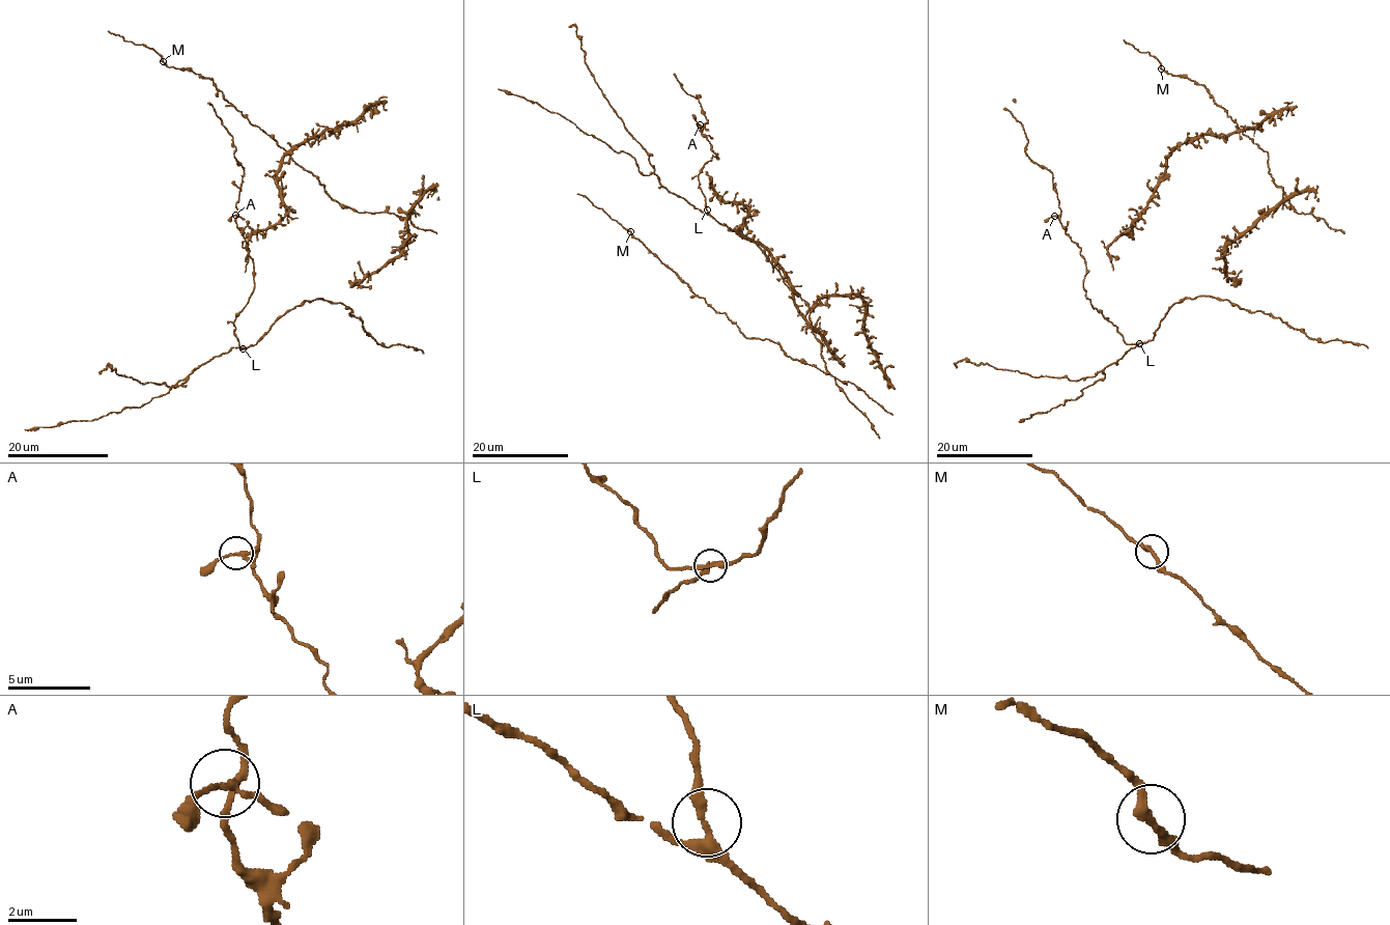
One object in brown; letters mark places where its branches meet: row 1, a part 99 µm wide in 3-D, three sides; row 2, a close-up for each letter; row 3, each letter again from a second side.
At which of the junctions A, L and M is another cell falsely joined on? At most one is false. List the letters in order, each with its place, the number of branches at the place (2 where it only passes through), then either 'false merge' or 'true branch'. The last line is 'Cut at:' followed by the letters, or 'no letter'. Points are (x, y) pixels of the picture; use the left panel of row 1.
A: at (235, 215); 3 branches meet; true branch
L: at (243, 348); 3 branches meet; true branch
M: at (163, 61); 2 branches meet; true branch
Cut at: no letter

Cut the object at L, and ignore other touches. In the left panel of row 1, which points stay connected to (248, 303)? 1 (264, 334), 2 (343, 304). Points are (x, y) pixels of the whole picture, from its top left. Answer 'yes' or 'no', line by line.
1: no
2: no

